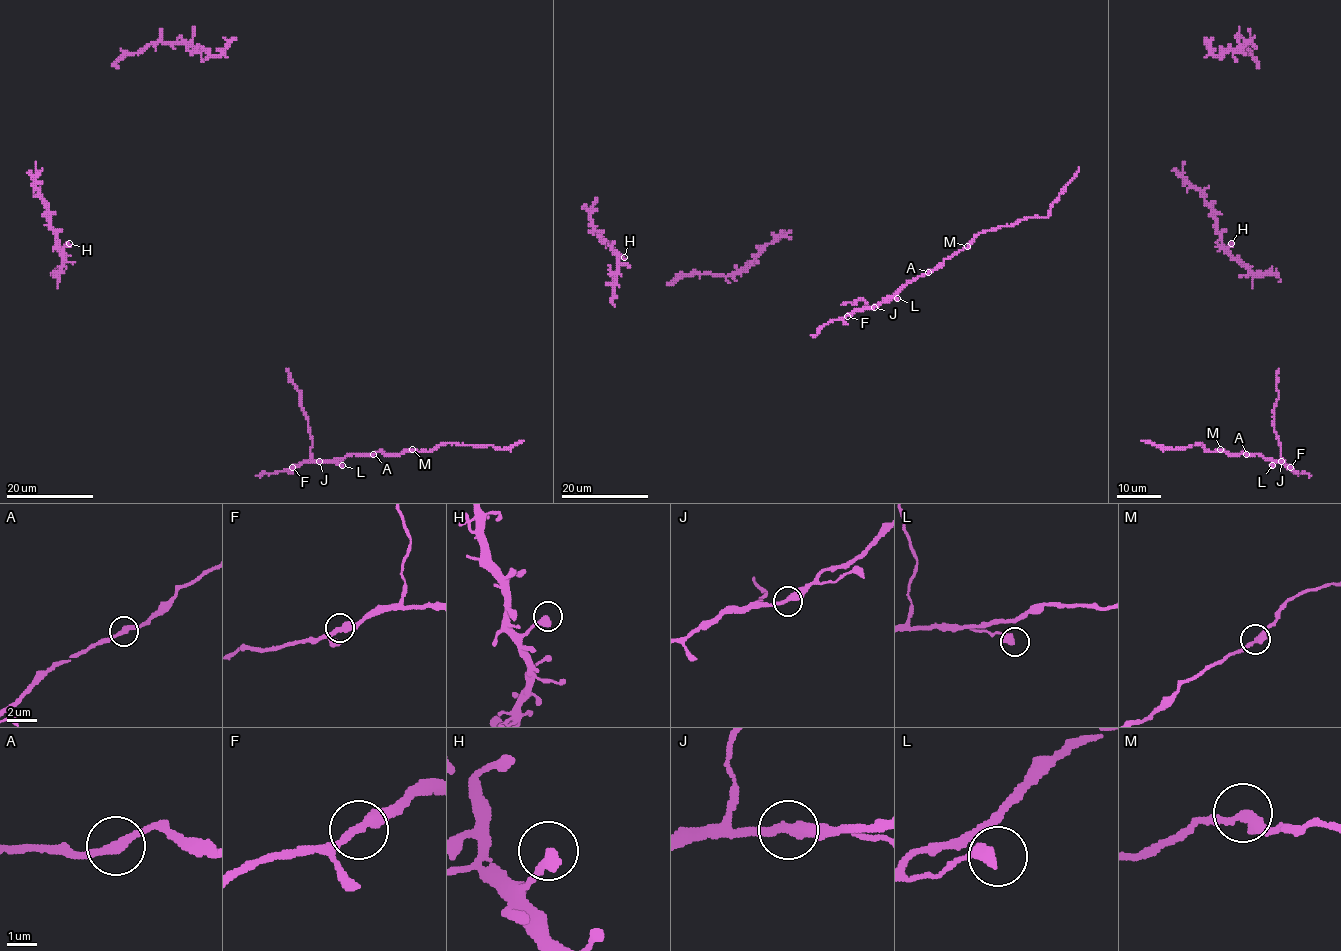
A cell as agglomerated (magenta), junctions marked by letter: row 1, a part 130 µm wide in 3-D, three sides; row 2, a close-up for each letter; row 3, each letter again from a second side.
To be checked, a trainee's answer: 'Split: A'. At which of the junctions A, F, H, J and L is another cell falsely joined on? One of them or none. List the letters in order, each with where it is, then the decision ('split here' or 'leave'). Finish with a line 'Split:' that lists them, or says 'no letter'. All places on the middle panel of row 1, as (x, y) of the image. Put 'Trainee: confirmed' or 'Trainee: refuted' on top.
Trainee: confirmed
A: at (928, 272); split here
F: at (847, 316); leave
H: at (624, 257); leave
J: at (874, 307); leave
L: at (897, 298); leave
Split: A

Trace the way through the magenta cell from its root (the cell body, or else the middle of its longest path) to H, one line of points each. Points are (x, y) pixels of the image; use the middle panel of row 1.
H: (629, 267), (620, 263), (616, 254), (624, 257)

